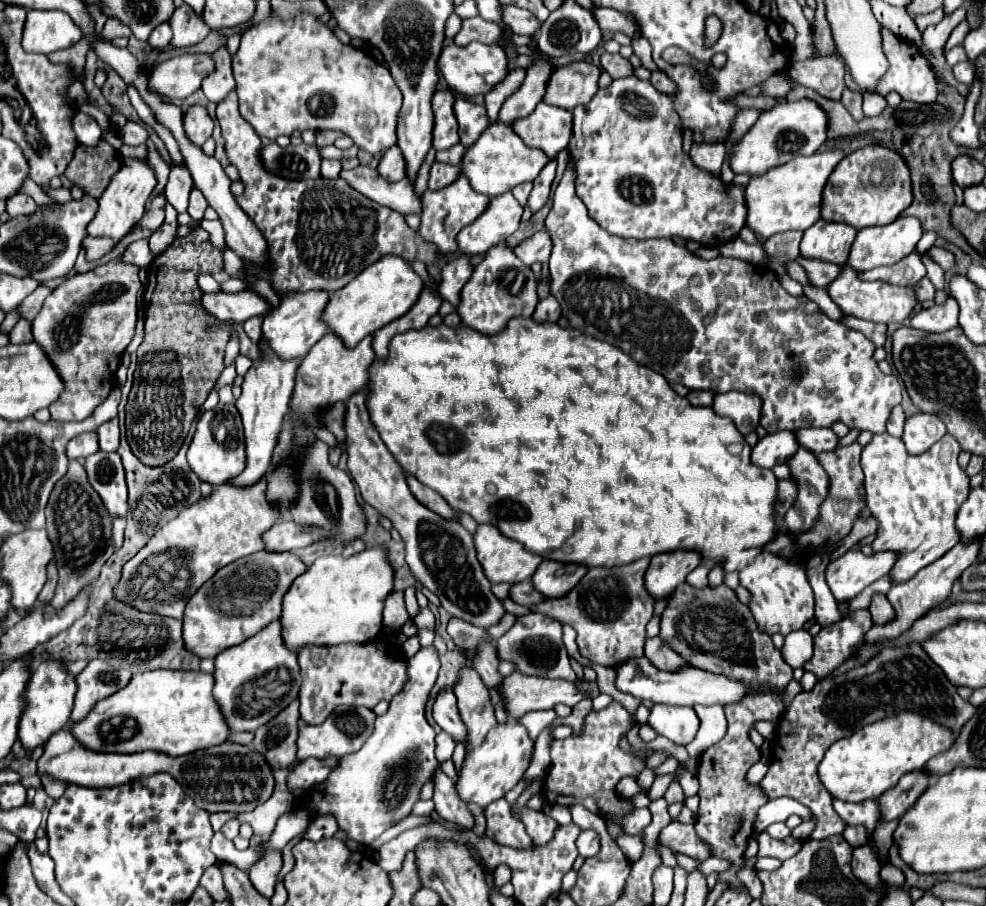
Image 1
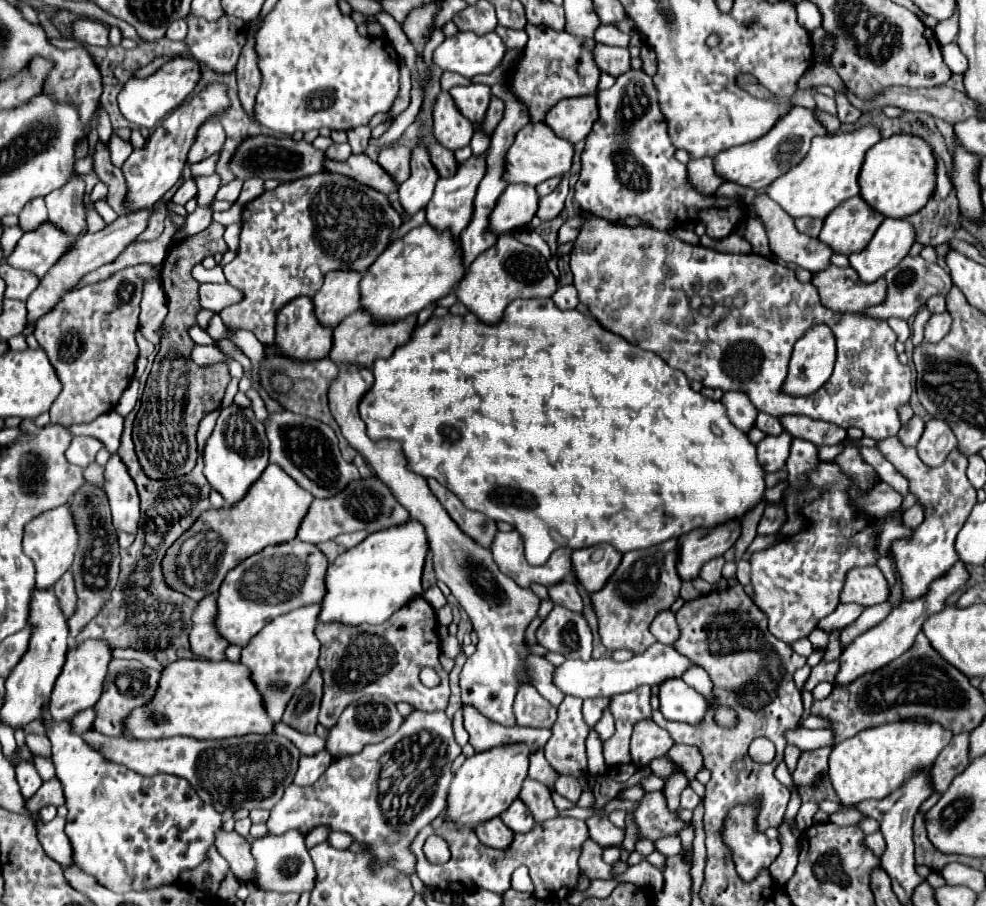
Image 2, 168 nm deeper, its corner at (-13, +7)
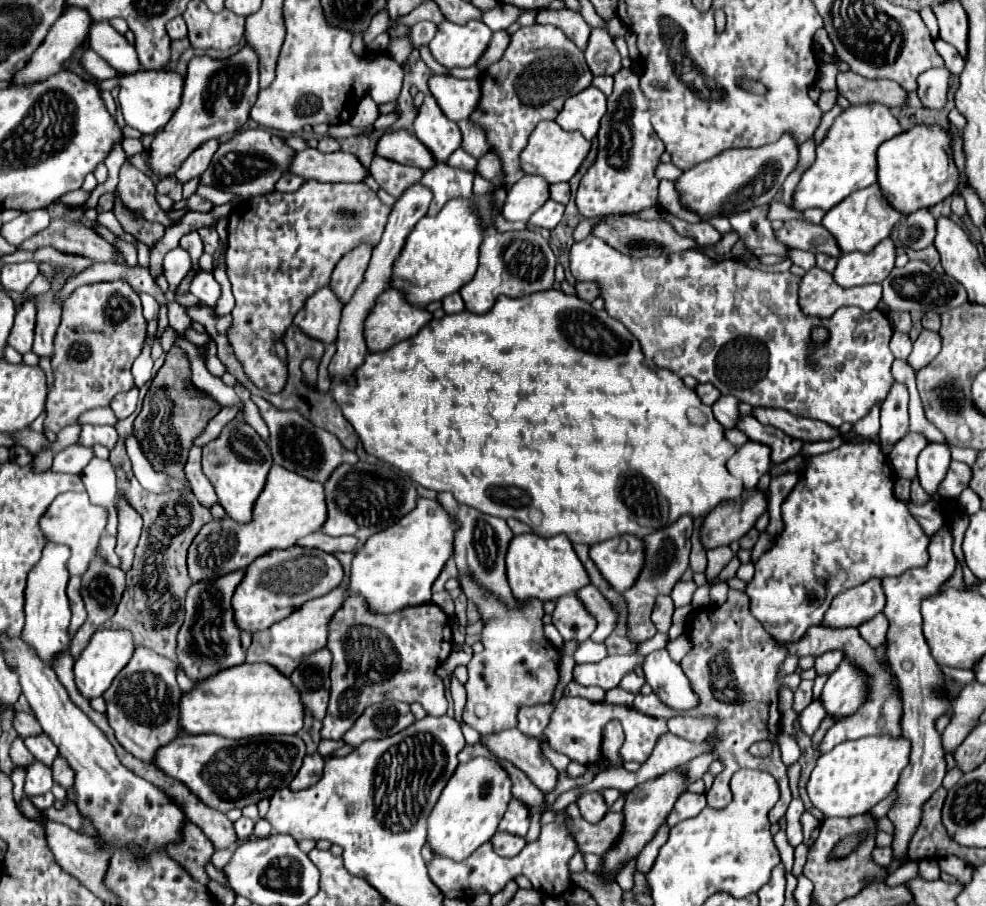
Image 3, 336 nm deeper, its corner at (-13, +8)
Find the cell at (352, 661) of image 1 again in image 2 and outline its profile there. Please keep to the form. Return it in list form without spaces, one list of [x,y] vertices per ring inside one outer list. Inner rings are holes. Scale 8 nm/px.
[[[415,597],[381,625],[345,627],[341,623],[319,623],[315,629],[315,635],[321,641],[319,669],[323,673],[319,723],[325,725],[325,729],[331,729],[341,711],[363,695],[385,695],[393,703],[407,701],[415,709],[443,711],[449,701],[449,673],[439,665],[441,645],[435,625],[435,611],[423,597]],[[375,637],[385,645],[375,645]],[[423,667],[433,667],[437,671],[441,677],[437,687],[429,689],[421,683],[419,673]]]

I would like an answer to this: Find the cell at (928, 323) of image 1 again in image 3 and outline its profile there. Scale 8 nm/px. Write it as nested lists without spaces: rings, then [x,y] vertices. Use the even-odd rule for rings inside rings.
[[[923,330],[921,336],[915,340],[913,344],[913,352],[911,356],[907,358],[907,364],[919,372],[921,368],[925,368],[939,352],[941,348],[941,342],[939,342],[939,334],[937,332],[929,332],[929,330]]]

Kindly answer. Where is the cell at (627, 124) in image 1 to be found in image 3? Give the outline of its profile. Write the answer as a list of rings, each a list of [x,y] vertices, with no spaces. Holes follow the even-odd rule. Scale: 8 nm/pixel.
[[[621,68],[621,72],[613,78],[615,88],[607,98],[607,112],[597,134],[597,160],[583,176],[577,190],[577,208],[585,218],[635,214],[657,206],[659,180],[655,178],[655,168],[659,164],[659,156],[665,152],[665,146],[649,122],[647,98],[639,88],[639,78],[629,68]]]

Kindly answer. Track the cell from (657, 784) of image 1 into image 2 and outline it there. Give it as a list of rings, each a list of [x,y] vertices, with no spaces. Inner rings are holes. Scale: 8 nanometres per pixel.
[[[663,791],[645,793],[639,809],[633,815],[641,829],[641,837],[651,841],[657,841],[669,835],[679,835],[681,829],[689,827],[689,821],[683,821],[679,819],[679,815],[669,811]]]

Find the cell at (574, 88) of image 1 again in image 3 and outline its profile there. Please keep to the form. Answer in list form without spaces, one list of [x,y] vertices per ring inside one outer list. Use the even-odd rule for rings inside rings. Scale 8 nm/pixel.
[[[533,24],[511,34],[511,42],[501,60],[479,76],[479,108],[469,116],[469,120],[485,130],[491,150],[499,152],[499,160],[503,160],[503,168],[507,168],[507,188],[525,174],[519,166],[519,152],[525,148],[535,124],[555,120],[565,98],[585,90],[591,80],[593,74],[583,60],[583,52],[559,28]]]

